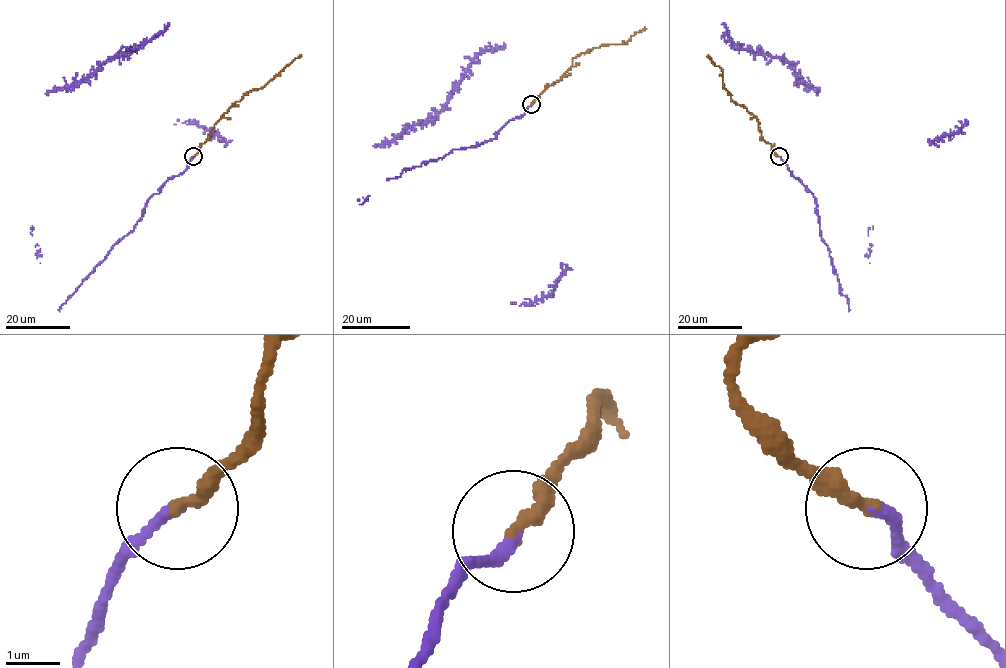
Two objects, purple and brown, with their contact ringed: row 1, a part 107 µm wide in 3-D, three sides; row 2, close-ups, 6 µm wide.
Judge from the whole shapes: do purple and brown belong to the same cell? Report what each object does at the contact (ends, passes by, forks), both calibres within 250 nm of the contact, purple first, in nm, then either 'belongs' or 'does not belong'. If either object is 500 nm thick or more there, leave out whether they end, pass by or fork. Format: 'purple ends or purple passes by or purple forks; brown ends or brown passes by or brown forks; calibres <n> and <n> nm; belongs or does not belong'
purple ends; brown ends; calibres 200 and 280 nm; belongs

